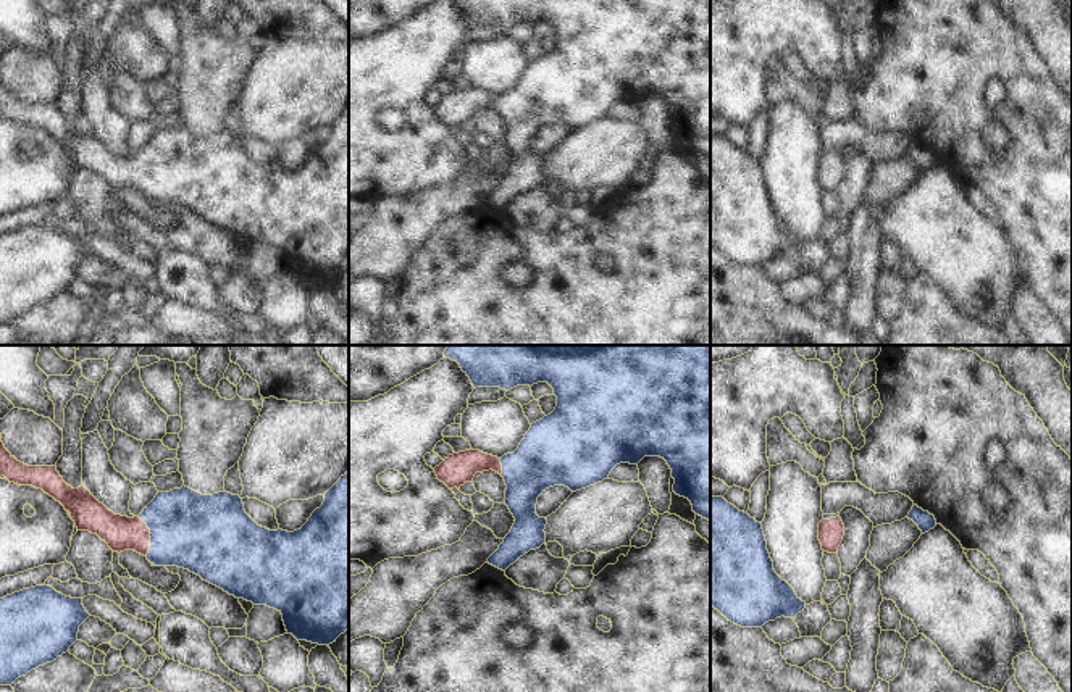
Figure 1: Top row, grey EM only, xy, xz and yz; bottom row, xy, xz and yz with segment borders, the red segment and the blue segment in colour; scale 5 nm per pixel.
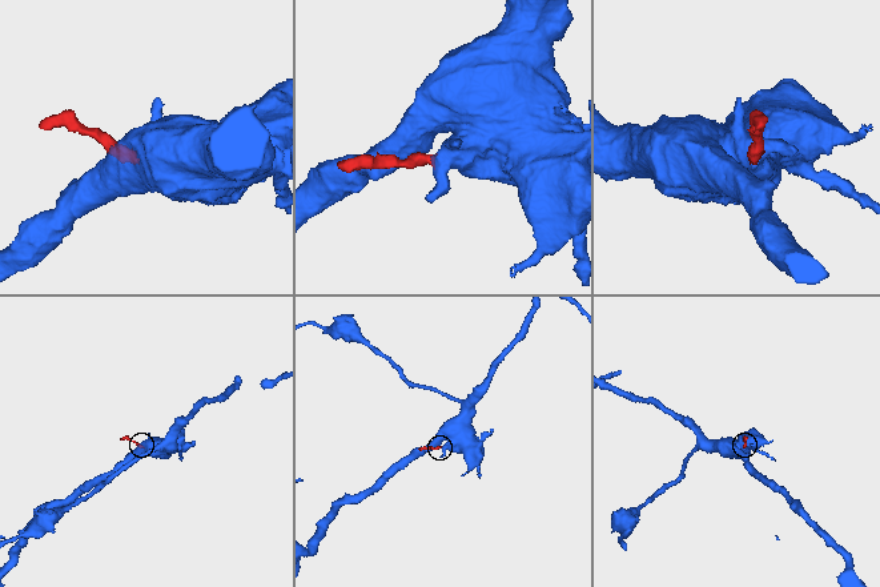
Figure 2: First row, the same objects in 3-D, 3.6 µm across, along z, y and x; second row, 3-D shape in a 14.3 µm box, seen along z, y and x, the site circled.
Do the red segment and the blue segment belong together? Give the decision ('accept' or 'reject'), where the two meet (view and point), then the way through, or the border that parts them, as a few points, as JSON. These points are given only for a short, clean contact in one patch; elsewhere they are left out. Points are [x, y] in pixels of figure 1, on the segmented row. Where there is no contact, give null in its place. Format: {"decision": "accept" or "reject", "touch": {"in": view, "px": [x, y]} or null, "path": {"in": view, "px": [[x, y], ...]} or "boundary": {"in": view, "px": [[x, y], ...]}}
{"decision": "accept", "touch": {"in": "xy", "px": [149, 536]}, "path": {"in": "xy", "px": [[121, 533], [149, 536], [199, 533]]}}

